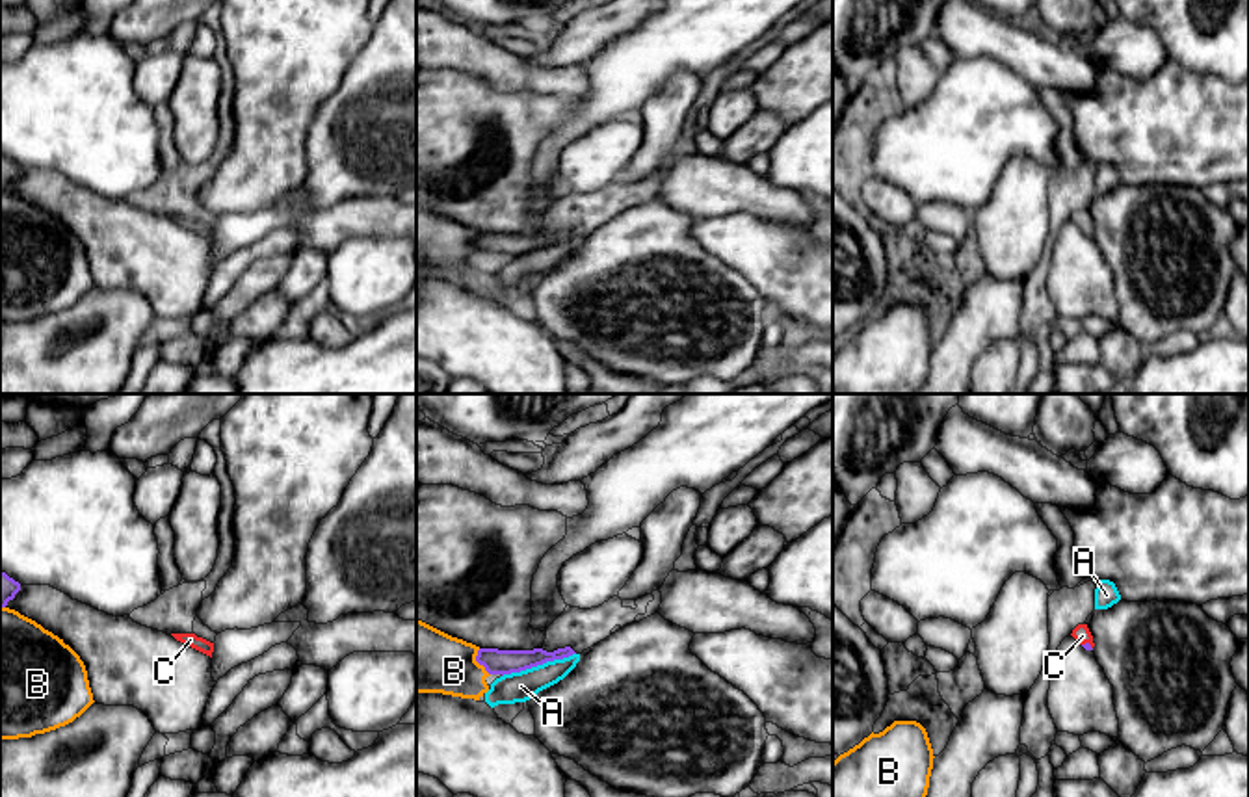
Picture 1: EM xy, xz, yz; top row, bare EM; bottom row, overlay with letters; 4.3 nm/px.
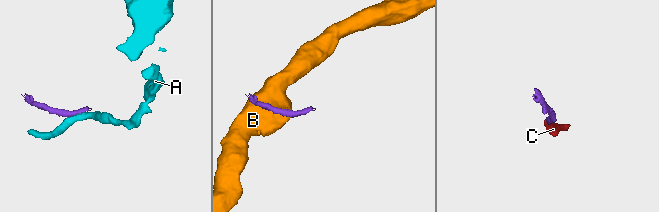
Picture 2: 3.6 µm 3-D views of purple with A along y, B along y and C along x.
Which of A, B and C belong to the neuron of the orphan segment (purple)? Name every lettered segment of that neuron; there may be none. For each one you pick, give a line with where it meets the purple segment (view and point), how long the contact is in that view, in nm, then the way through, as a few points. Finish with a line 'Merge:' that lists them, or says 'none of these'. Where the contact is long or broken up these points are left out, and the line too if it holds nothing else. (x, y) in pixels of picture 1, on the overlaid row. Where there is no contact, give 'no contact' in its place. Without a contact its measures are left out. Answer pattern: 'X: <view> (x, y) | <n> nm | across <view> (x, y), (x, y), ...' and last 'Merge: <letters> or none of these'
C: yz (1088, 643) | 50 nm | across yz (1088, 647), (1088, 643), (1082, 634)
Merge: C

